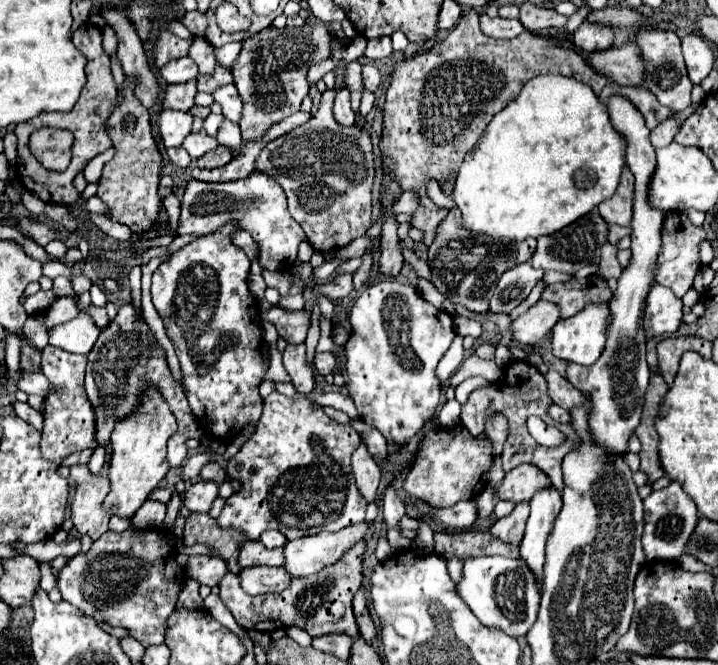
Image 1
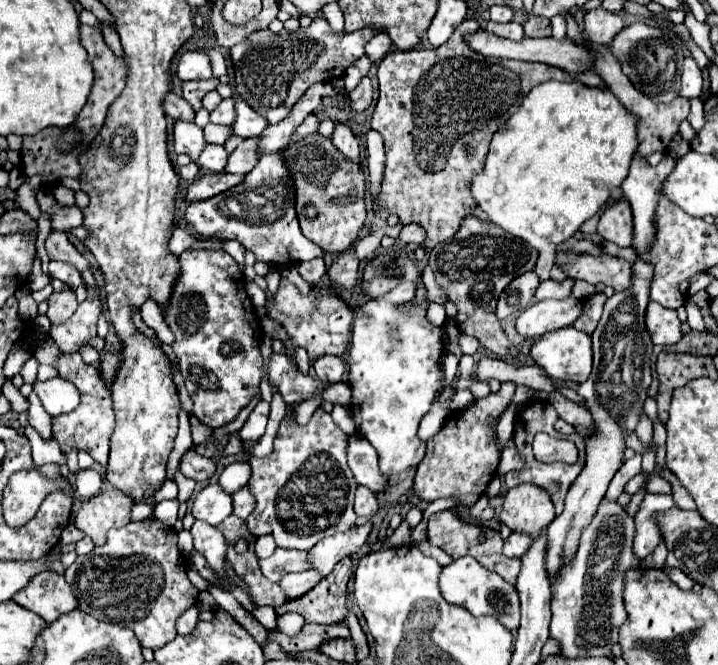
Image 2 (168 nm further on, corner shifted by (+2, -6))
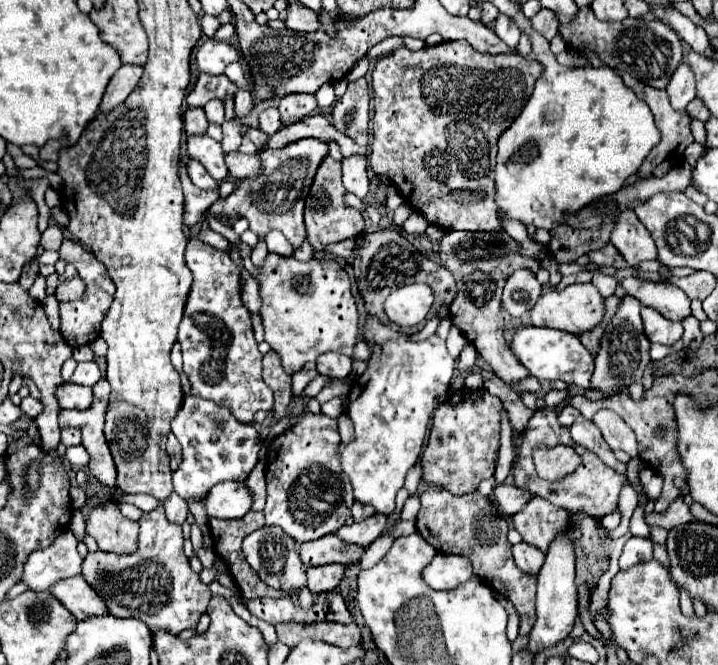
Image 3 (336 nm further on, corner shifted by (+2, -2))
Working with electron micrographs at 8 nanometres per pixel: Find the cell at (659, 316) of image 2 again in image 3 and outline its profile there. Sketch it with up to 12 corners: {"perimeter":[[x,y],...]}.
{"perimeter":[[642,307],[644,335],[650,343],[674,345],[682,323]]}

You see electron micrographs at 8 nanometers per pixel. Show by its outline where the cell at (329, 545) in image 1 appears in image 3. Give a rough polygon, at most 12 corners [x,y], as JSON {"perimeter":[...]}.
{"perimeter":[[376,515],[340,527],[346,543],[368,547],[384,533],[386,515]]}

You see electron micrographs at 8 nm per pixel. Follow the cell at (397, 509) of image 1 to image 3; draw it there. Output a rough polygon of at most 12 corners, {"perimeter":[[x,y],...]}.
{"perimeter":[[344,411],[338,415],[342,441],[352,439],[352,421]]}

